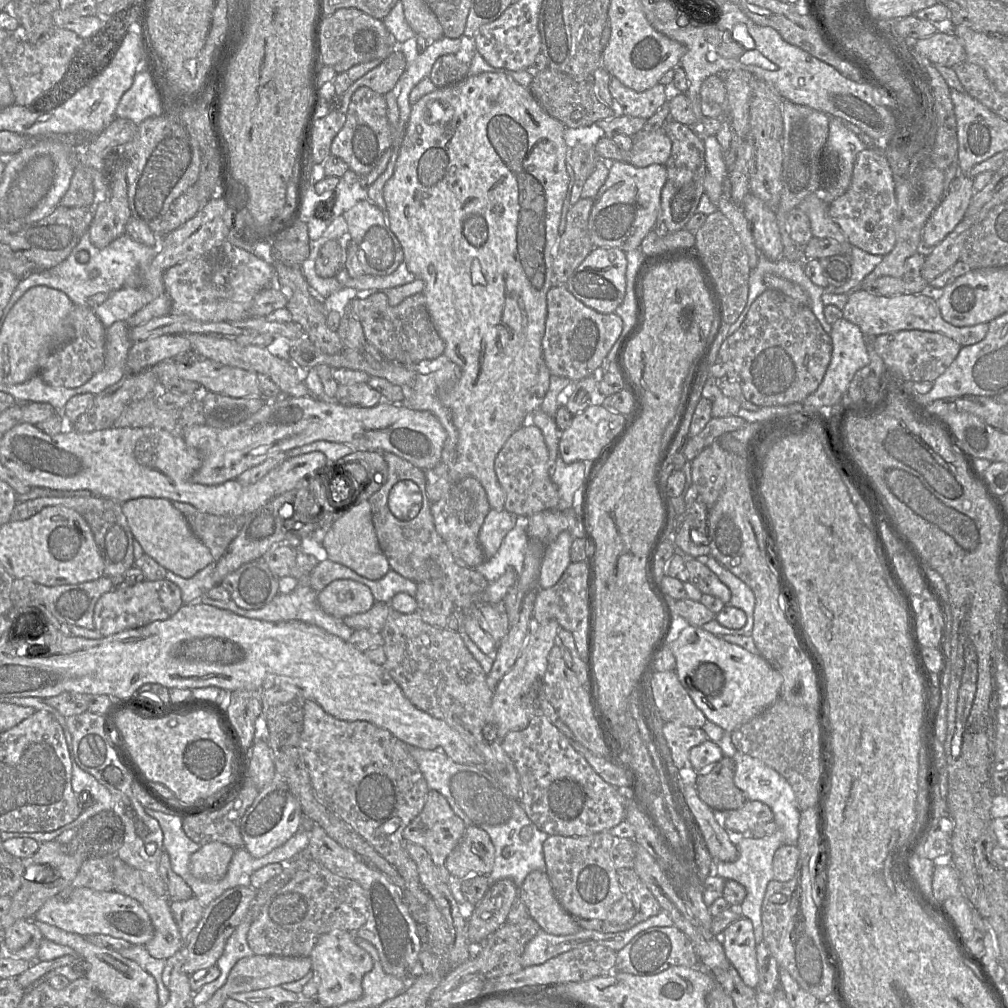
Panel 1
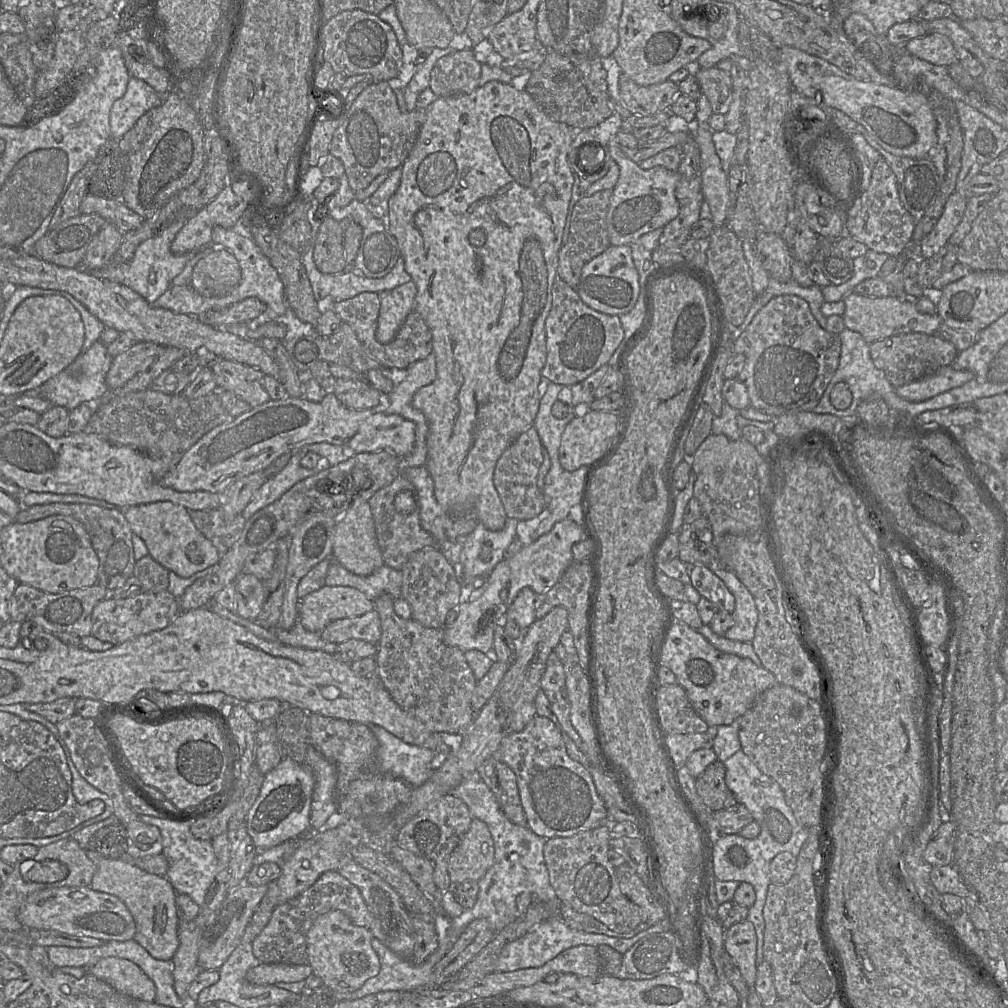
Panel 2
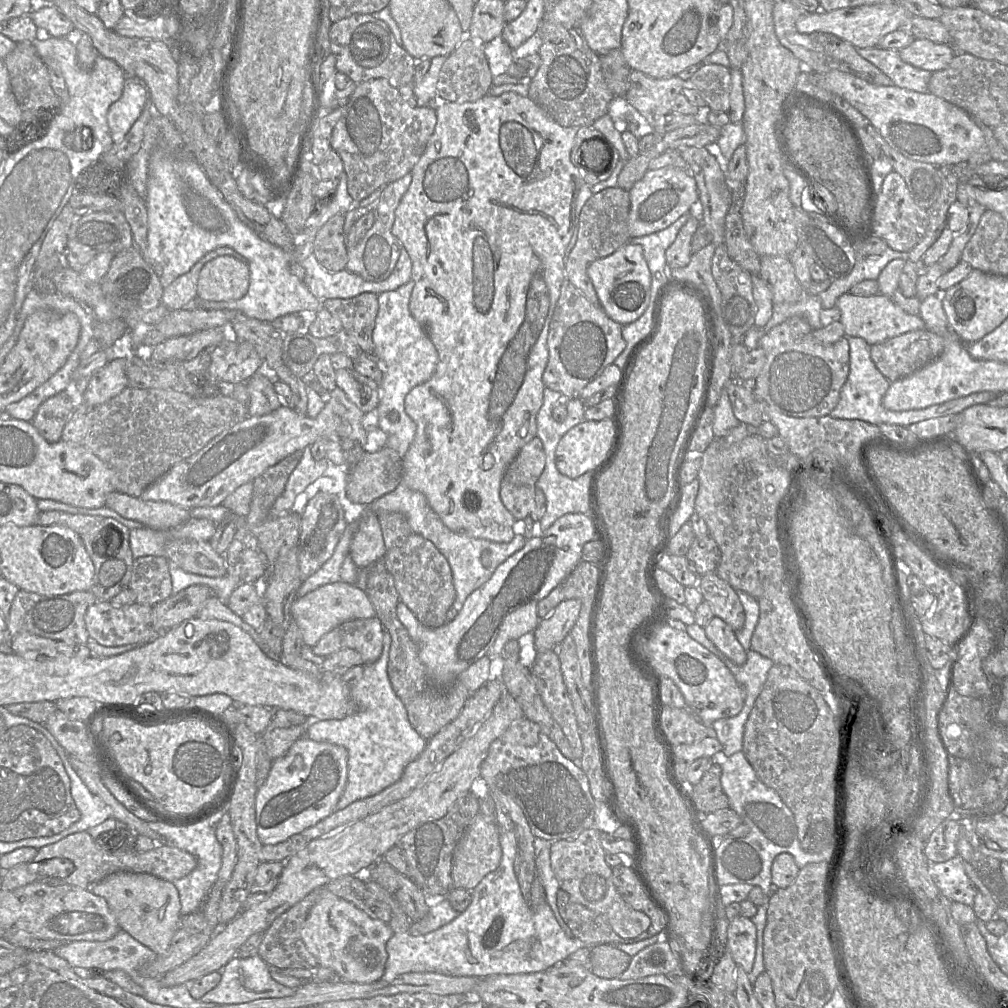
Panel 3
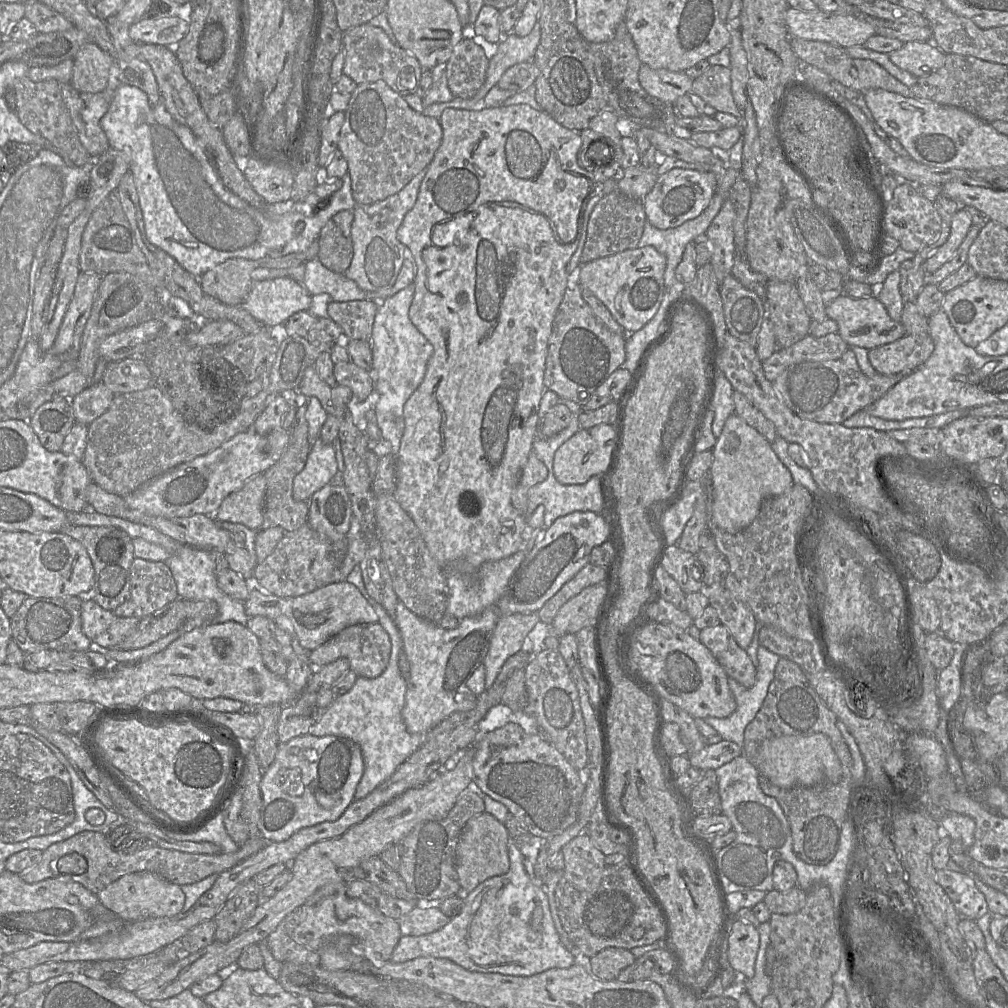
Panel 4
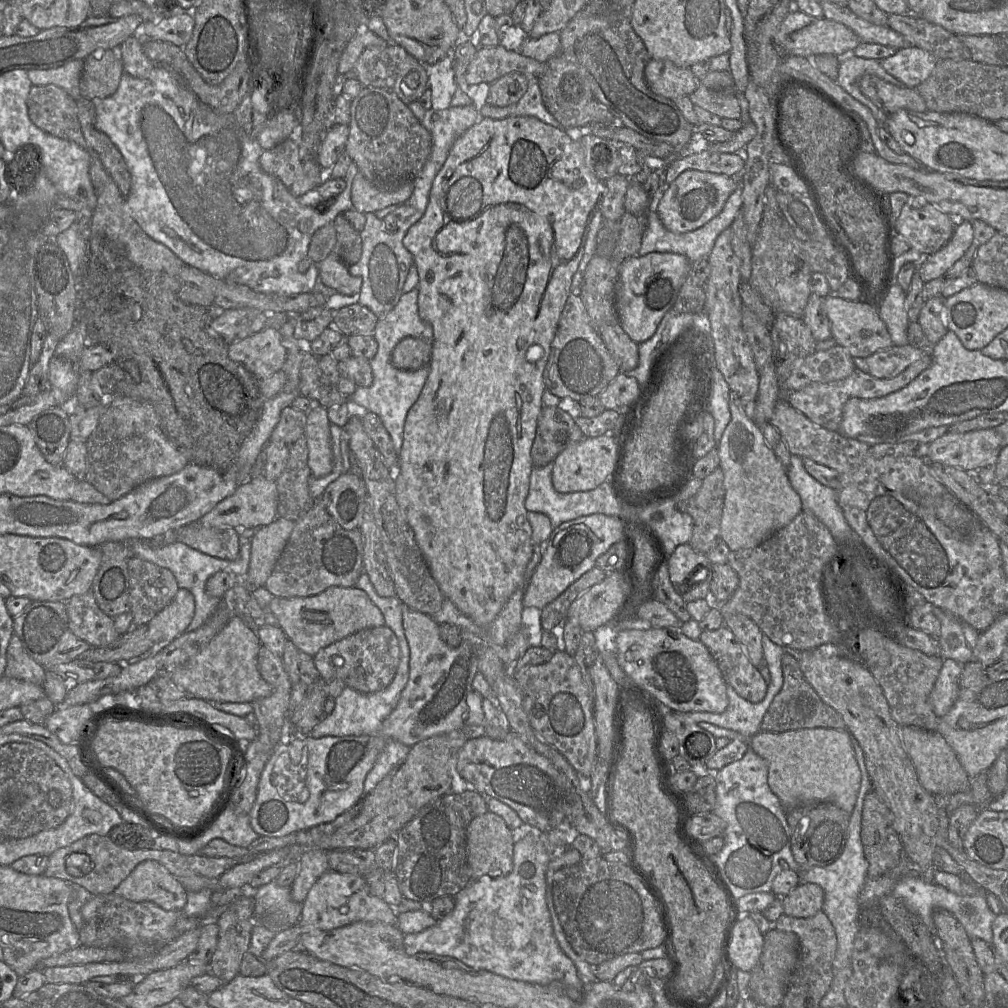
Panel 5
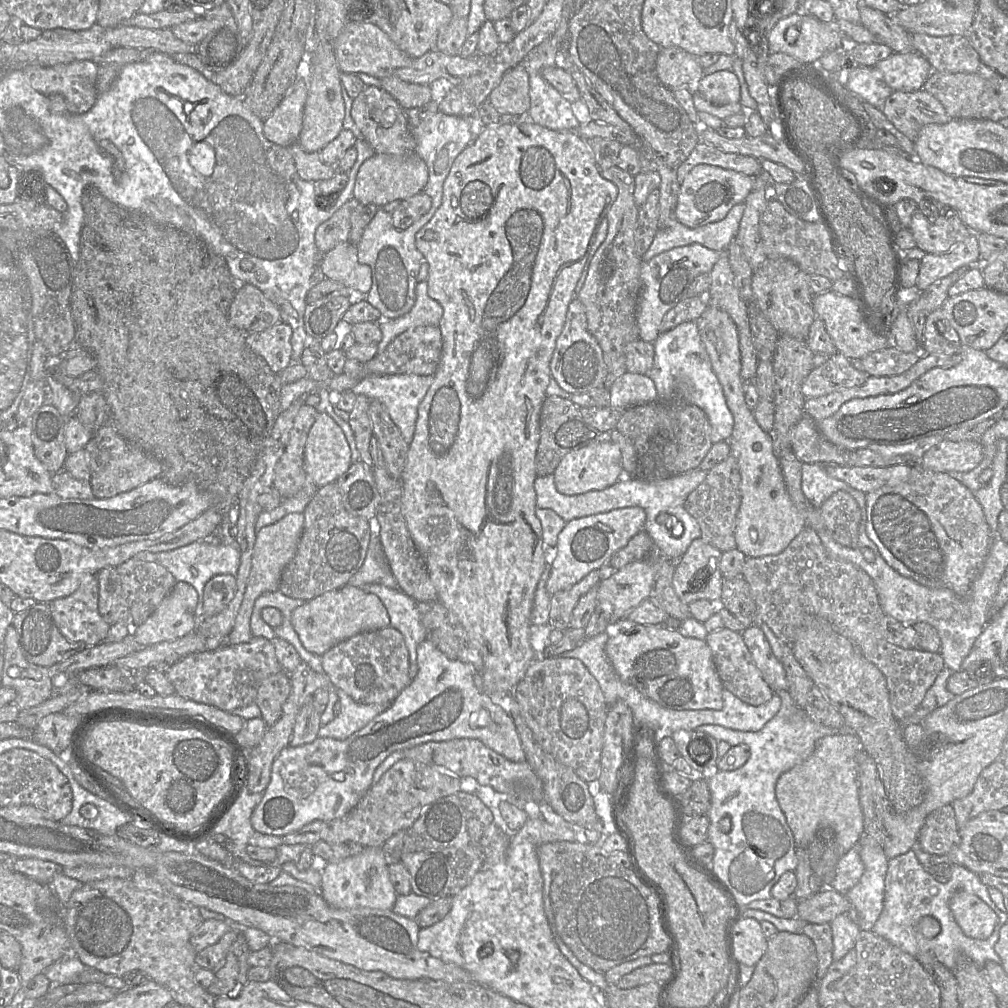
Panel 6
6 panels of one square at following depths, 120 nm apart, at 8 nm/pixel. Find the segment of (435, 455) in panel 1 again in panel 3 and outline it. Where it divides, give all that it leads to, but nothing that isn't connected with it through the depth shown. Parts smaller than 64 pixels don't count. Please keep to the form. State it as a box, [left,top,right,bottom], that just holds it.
[140,387,367,509]

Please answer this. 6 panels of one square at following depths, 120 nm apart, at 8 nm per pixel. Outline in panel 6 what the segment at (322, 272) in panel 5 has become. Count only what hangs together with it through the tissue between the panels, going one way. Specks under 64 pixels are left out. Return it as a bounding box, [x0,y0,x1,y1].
[321,241,371,295]

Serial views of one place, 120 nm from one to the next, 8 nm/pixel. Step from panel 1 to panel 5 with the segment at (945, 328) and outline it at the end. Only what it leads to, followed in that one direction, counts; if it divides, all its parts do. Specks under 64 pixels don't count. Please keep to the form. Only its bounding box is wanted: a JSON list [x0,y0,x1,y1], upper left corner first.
[824,294,893,358]

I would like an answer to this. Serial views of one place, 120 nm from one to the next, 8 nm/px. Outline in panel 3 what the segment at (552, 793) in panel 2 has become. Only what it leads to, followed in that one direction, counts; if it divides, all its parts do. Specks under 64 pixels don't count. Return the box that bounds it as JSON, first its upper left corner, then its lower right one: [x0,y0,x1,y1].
[480,717,595,842]

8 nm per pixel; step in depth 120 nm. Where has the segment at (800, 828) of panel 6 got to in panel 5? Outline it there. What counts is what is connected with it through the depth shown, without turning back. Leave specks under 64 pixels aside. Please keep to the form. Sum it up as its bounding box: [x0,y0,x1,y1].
[749,728,861,813]

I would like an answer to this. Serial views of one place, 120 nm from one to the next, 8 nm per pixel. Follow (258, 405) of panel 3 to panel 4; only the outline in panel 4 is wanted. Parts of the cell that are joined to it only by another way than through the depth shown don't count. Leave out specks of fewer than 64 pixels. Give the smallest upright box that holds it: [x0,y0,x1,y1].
[254,394,296,436]

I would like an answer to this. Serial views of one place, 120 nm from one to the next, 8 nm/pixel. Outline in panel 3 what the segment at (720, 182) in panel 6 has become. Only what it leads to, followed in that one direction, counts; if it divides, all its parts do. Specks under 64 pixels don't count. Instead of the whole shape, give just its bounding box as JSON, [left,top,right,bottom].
[627,167,699,238]

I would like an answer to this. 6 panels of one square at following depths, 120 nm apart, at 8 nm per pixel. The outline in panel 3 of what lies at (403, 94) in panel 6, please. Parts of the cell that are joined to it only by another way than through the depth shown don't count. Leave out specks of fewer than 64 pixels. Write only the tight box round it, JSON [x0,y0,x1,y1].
[330,14,415,89]

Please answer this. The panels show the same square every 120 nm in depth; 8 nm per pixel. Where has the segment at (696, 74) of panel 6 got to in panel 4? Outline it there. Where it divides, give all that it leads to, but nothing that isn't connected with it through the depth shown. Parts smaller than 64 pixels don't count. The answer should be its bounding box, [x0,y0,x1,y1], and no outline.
[638,64,693,104]

